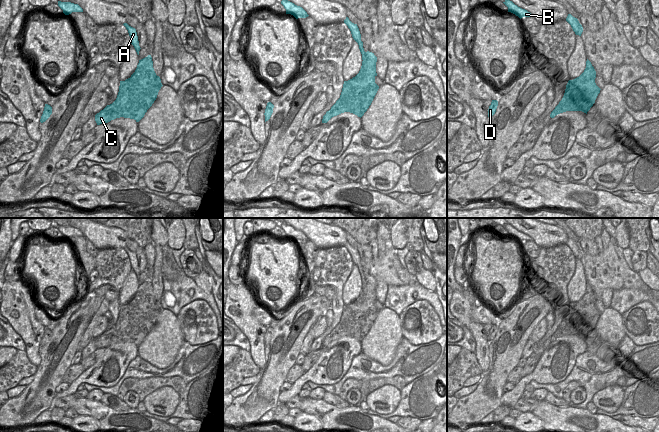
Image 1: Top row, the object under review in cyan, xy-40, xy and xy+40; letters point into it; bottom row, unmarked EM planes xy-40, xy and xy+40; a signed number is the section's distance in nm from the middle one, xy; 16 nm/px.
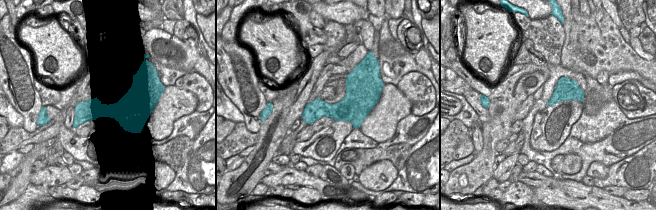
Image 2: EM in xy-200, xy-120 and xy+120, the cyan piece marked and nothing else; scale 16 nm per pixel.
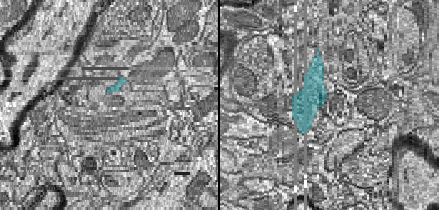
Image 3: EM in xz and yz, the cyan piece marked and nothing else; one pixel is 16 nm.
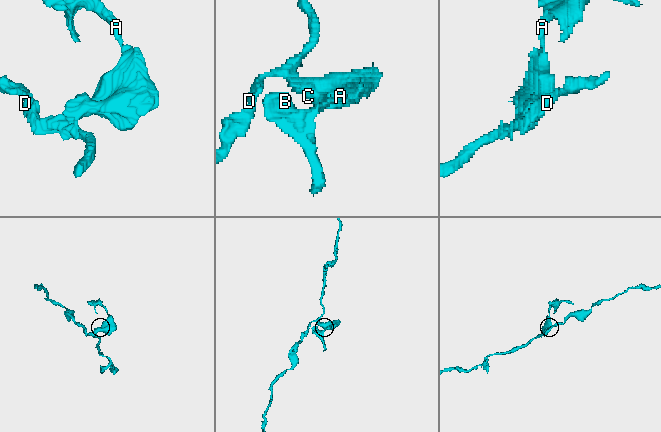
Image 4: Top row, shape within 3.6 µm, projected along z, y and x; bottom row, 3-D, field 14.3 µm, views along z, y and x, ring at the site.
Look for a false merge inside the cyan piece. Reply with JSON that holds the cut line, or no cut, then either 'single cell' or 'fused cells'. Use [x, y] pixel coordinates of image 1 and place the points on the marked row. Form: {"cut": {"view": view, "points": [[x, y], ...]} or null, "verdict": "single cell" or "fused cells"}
{"cut": {"view": "xy", "points": [[364, 52], [366, 57], [363, 60]]}, "verdict": "fused cells"}

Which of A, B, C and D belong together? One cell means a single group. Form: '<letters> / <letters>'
A B / C D

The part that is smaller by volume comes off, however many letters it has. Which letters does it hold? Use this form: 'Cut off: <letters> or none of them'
Cut off: A, B

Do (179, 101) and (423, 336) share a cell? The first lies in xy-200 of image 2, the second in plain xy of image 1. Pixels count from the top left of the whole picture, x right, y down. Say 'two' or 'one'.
two

